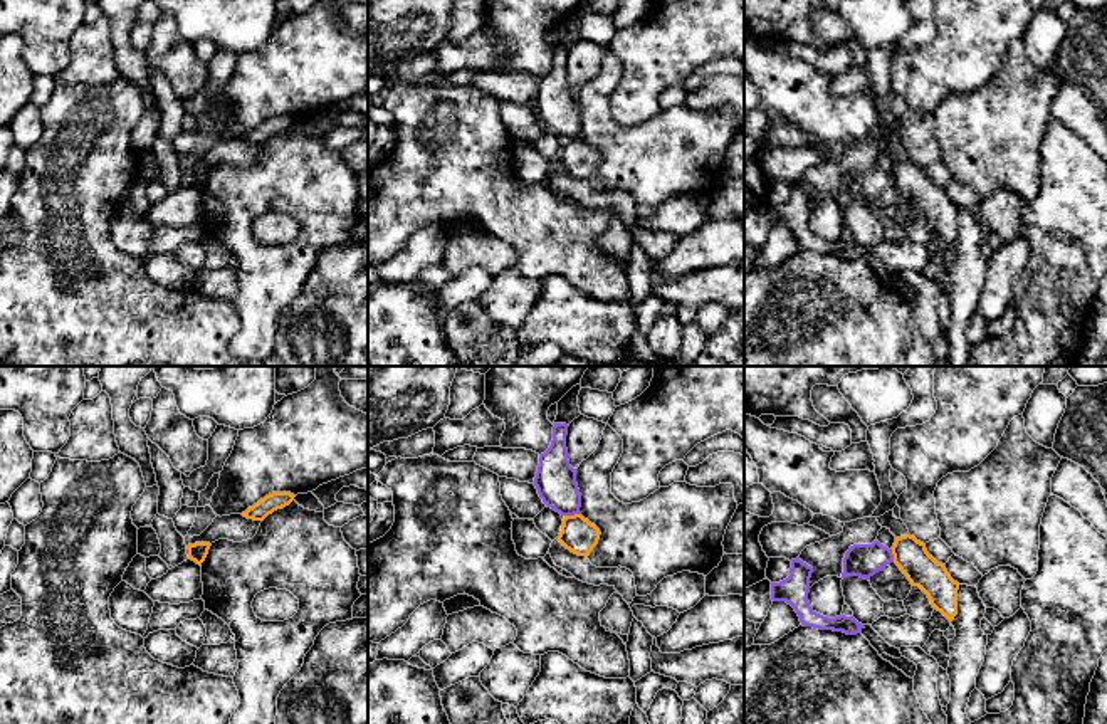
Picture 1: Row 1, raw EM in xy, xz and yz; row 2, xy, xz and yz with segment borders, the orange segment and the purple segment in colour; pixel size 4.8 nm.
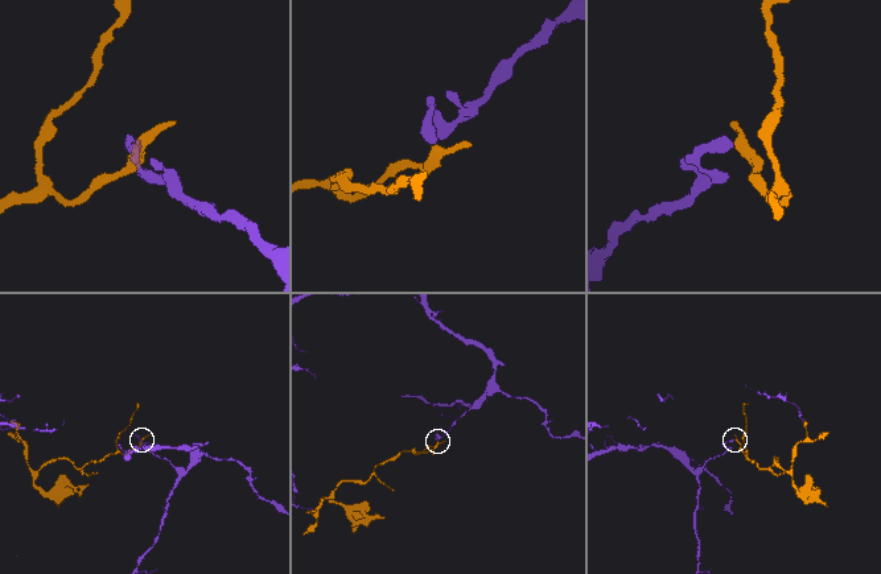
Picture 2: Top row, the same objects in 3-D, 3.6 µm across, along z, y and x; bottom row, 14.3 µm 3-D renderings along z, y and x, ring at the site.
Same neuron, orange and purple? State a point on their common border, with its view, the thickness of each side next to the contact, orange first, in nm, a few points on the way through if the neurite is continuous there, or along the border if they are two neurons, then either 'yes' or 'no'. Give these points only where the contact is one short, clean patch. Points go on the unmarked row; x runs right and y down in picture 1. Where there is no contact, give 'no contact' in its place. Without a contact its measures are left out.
contact xz (571, 140); calibres 170 and 190 nm; border xz (578, 136), (565, 140); no

